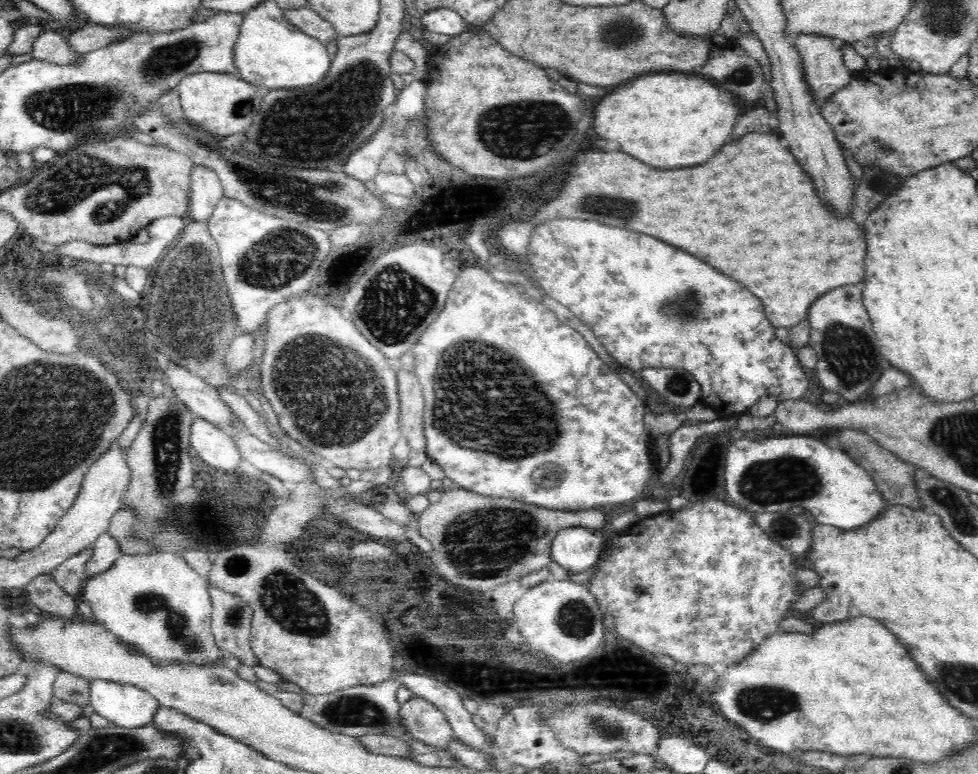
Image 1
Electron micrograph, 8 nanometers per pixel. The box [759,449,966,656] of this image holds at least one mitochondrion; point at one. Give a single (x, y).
(786, 526)

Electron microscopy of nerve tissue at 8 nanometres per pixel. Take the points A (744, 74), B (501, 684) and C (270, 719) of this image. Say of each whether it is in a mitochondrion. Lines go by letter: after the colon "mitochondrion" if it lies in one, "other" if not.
A: mitochondrion
B: other
C: other

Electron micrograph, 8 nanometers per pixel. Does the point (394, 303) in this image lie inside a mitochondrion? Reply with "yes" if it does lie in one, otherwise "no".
yes

